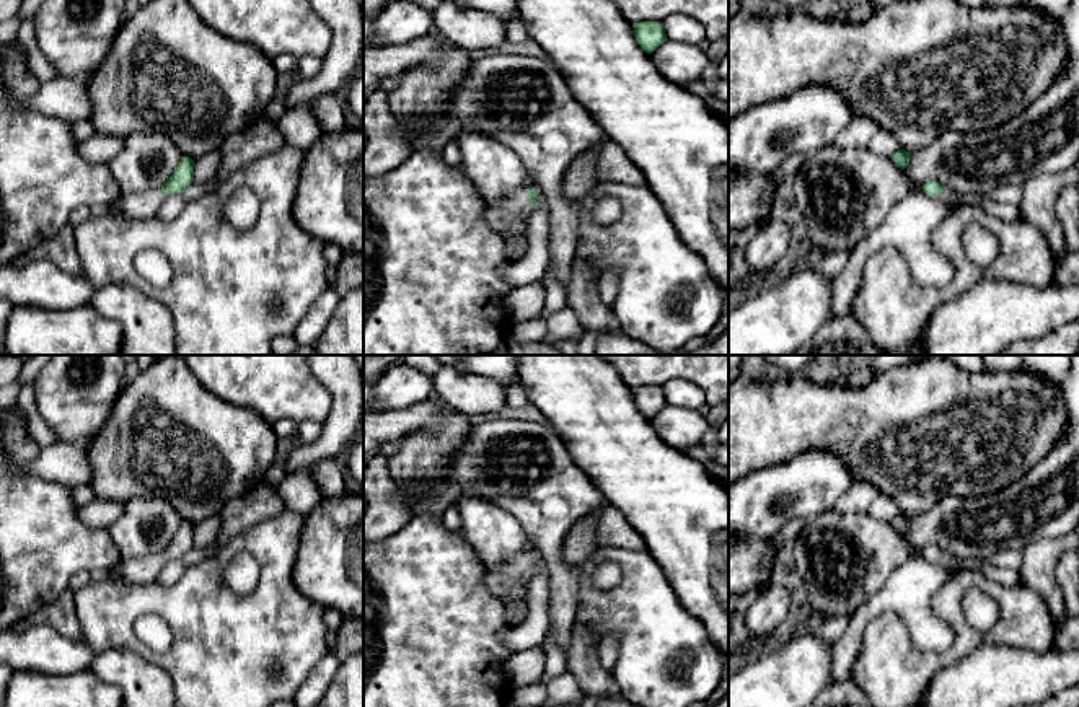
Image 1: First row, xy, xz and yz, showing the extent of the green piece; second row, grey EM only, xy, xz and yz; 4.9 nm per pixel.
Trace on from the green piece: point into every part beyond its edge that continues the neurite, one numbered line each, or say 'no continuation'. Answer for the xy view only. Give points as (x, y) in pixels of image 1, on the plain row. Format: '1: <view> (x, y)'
1: xy (142, 570)

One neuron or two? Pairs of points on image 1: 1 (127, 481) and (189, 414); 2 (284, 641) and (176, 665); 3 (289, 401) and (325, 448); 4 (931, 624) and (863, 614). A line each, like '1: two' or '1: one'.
1: one
2: one
3: two
4: one

